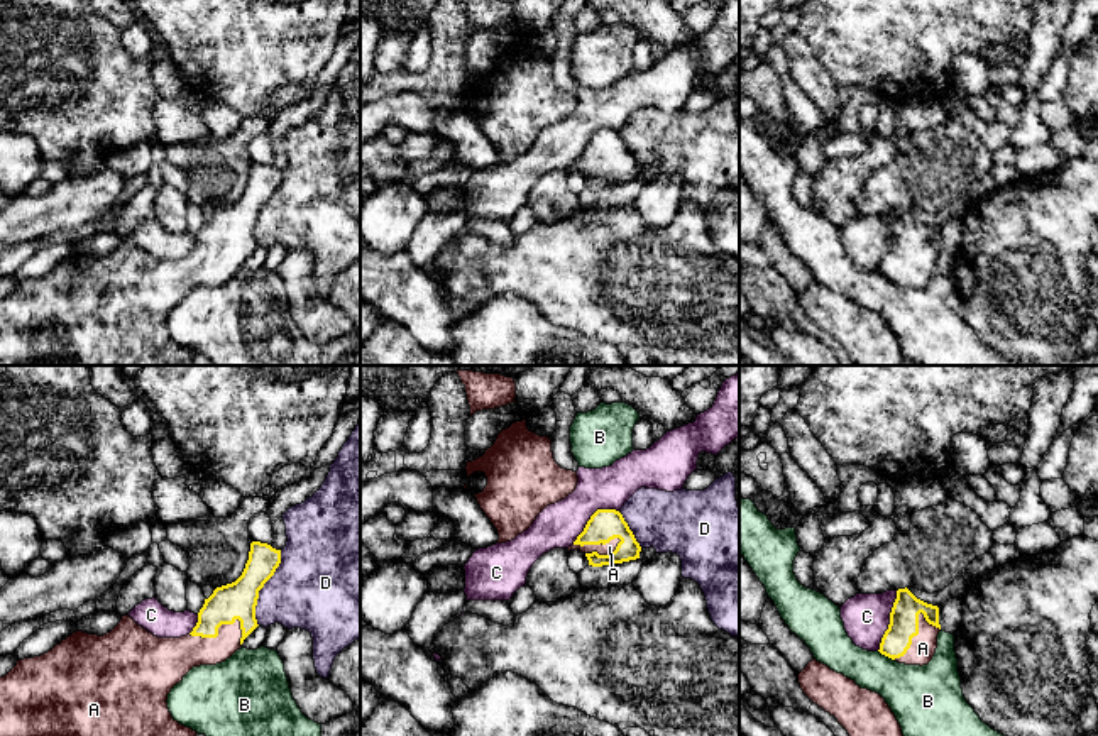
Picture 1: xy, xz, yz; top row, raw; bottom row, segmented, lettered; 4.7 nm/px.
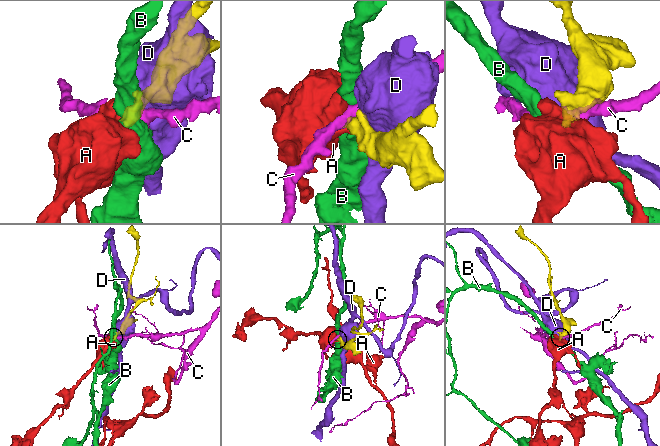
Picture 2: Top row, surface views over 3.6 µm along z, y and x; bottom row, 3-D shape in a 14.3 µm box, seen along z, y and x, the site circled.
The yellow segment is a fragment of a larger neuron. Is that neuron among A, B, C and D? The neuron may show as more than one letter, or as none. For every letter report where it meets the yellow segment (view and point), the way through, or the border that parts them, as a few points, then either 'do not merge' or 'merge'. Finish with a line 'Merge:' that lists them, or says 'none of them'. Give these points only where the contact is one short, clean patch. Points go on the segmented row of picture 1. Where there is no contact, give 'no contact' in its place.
A: contact xz (598, 543); way xz (604, 525), (604, 537), (598, 543), (609, 547); merge
B: contact yz (887, 655); border yz (878, 650), (894, 660); do not merge
C: contact yz (890, 621); border yz (897, 591), (889, 616), (889, 628), (877, 650); do not merge
D: contact xy (263, 586); do not merge
Merge: A

